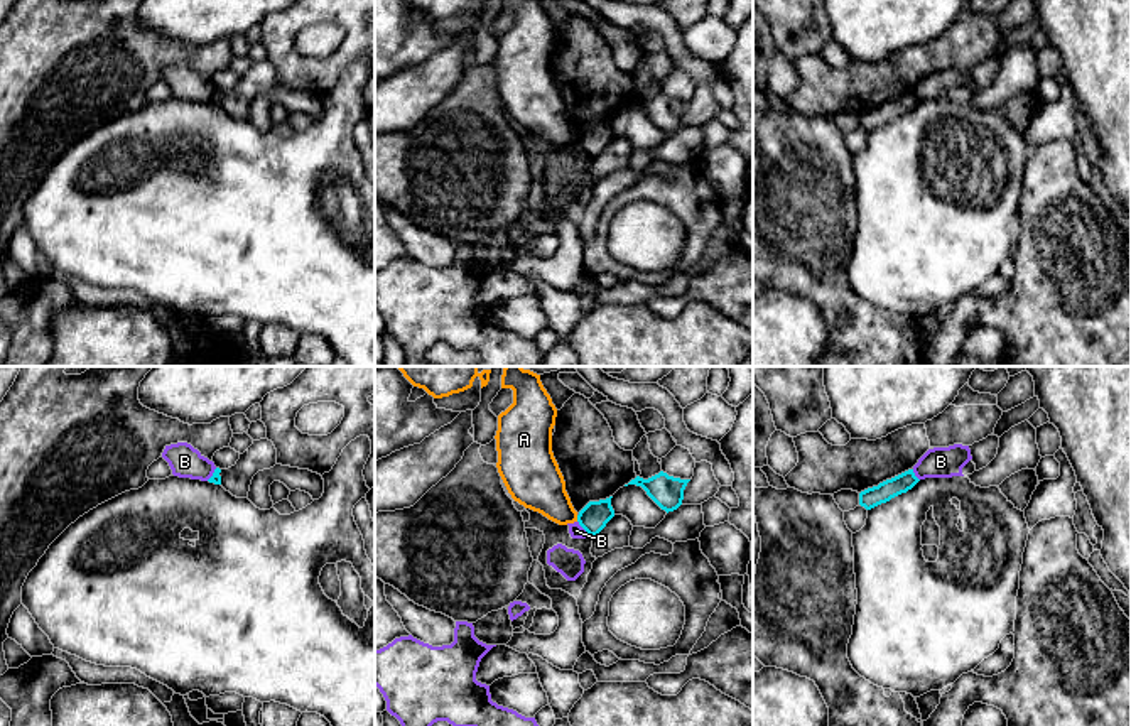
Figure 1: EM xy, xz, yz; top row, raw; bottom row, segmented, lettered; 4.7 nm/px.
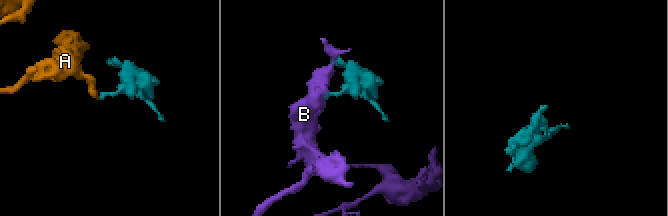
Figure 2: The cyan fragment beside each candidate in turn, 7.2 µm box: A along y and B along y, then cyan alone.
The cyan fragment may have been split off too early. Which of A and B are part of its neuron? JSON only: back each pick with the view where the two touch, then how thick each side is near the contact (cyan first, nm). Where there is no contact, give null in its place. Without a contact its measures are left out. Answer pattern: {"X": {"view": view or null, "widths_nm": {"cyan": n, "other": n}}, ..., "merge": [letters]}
{"merge": []}

